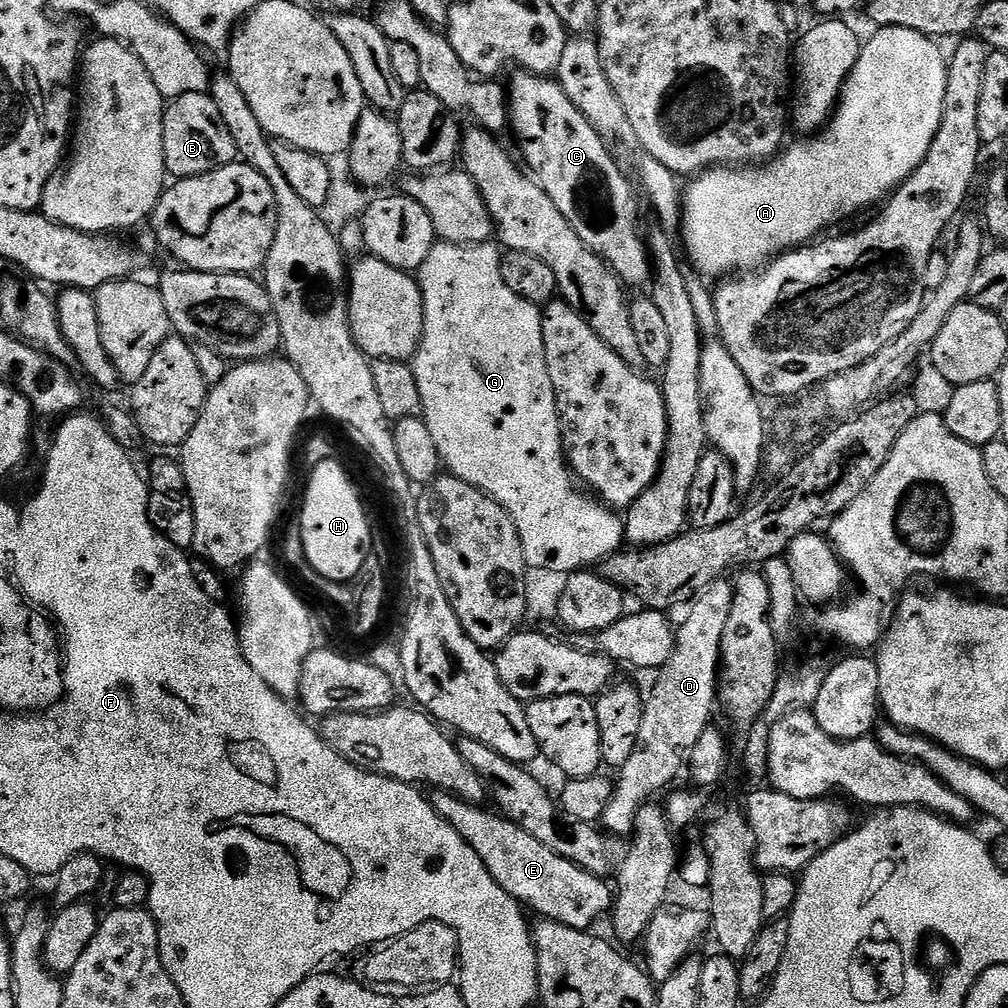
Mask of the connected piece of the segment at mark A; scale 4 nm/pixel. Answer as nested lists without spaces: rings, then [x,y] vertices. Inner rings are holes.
[[[900,28],[897,30],[876,30],[873,33],[873,36],[869,40],[867,38],[866,43],[861,47],[860,57],[857,58],[856,65],[853,66],[853,70],[840,92],[838,107],[823,131],[811,138],[801,139],[804,140],[801,144],[790,145],[791,143],[789,143],[783,151],[773,156],[763,166],[757,168],[752,166],[710,168],[687,181],[688,189],[685,187],[682,192],[682,239],[684,238],[684,244],[688,247],[689,257],[687,256],[687,259],[701,270],[705,277],[720,278],[725,274],[739,273],[741,270],[756,270],[765,262],[771,261],[783,253],[791,252],[815,241],[817,237],[824,234],[819,234],[819,232],[826,231],[831,224],[836,224],[839,220],[844,220],[847,216],[852,216],[855,212],[870,207],[871,204],[879,205],[885,197],[895,192],[900,183],[924,161],[926,150],[930,150],[930,142],[934,142],[934,134],[938,134],[938,126],[942,122],[942,102],[946,98],[946,78],[948,77],[946,56],[940,53],[940,48],[936,45],[939,43],[935,39],[926,37],[921,32]]]

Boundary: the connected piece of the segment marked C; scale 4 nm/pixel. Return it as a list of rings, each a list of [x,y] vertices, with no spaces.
[[[523,70],[513,73],[512,85],[509,83],[506,88],[508,115],[511,131],[516,131],[516,136],[520,139],[520,152],[524,155],[523,163],[526,168],[528,163],[527,171],[536,181],[536,185],[546,190],[550,202],[558,206],[562,218],[570,222],[574,234],[578,234],[578,238],[588,249],[604,260],[621,284],[629,289],[640,288],[643,284],[645,287],[650,280],[650,253],[642,232],[640,236],[640,208],[636,205],[631,182],[624,177],[624,172],[616,165],[611,150],[604,145],[605,137],[570,102],[570,98],[555,79]]]

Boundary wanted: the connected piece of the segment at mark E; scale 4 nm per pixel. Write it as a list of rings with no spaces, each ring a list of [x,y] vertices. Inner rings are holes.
[[[433,791],[430,799],[444,823],[454,826],[454,830],[462,834],[462,838],[474,850],[474,854],[482,858],[482,866],[486,866],[490,878],[494,878],[494,882],[498,882],[498,886],[502,886],[502,890],[514,897],[525,909],[533,908],[538,914],[537,917],[553,920],[562,926],[588,930],[604,911],[605,915],[613,907],[614,892],[607,879],[590,874],[582,866],[554,854],[550,846],[542,846],[542,842],[538,842],[538,838],[534,838],[534,834],[530,834],[517,821],[508,819],[496,810],[487,812],[487,807],[460,800],[456,796],[451,796],[449,792]]]

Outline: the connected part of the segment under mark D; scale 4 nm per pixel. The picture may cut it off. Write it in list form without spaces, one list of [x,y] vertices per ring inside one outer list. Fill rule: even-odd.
[[[721,578],[710,582],[710,586],[698,590],[698,594],[687,605],[688,613],[685,614],[684,621],[675,629],[676,644],[672,647],[670,658],[655,673],[656,681],[653,682],[652,689],[646,692],[642,726],[636,735],[634,751],[631,752],[627,762],[618,769],[612,789],[612,800],[604,811],[603,831],[613,837],[615,837],[614,835],[624,836],[624,838],[631,837],[634,818],[638,816],[638,810],[642,810],[642,806],[655,797],[652,796],[655,792],[662,791],[679,772],[682,772],[686,764],[686,757],[691,753],[694,742],[698,742],[698,738],[702,738],[702,734],[713,723],[712,707],[715,709],[718,704],[722,630],[726,628],[726,618],[730,614],[734,591],[733,585],[729,581],[727,584],[726,581],[727,579]]]

